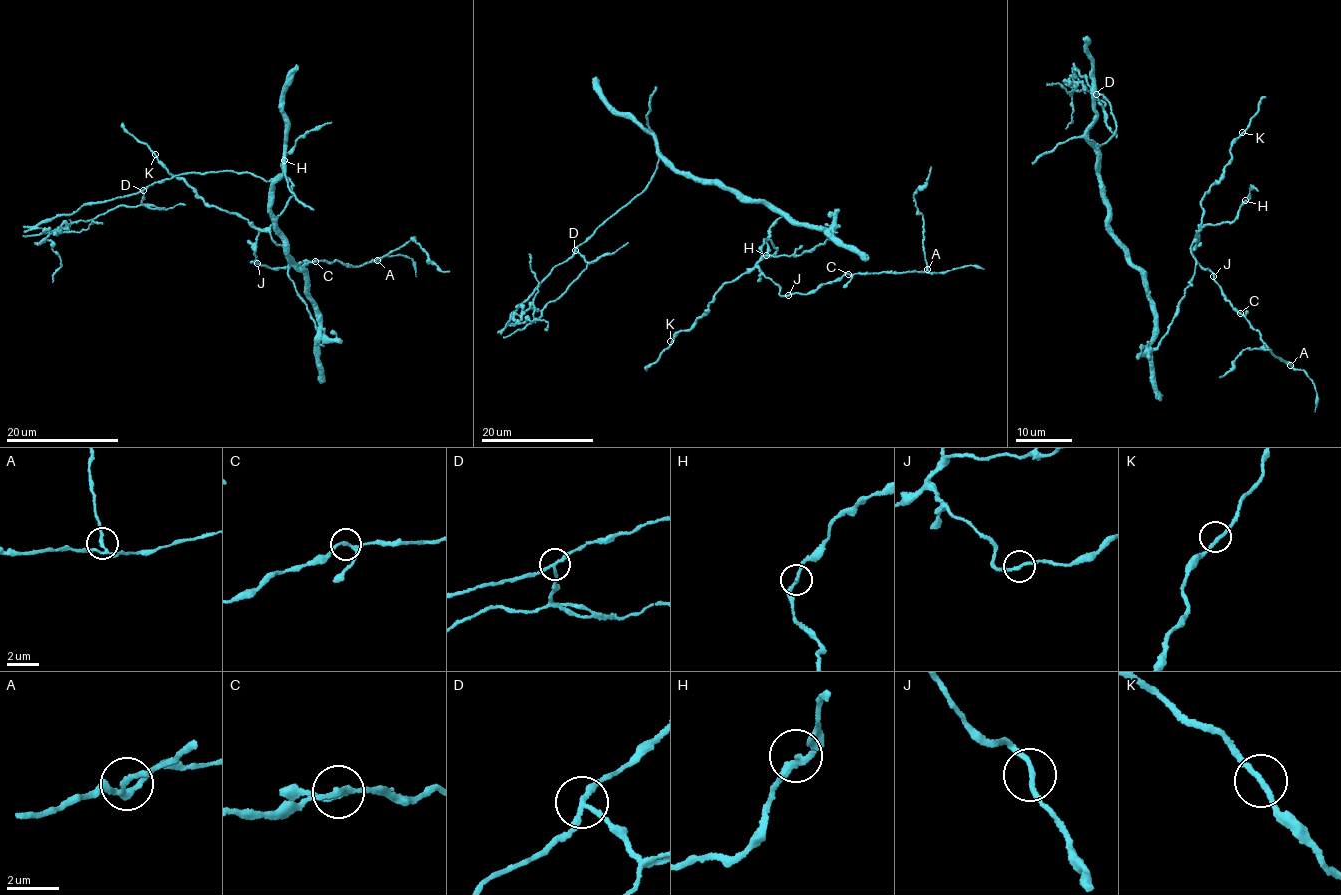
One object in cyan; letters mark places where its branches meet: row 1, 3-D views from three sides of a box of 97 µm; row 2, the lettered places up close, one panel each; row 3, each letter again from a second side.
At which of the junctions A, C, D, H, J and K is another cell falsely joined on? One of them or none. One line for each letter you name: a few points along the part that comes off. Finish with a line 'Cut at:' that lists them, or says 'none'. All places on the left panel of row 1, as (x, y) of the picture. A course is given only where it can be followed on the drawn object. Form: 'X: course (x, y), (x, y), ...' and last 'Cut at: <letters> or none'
D: course (143, 190), (135, 206), (122, 206), (49, 234), (46, 239), (61, 266), (52, 282)
Cut at: D

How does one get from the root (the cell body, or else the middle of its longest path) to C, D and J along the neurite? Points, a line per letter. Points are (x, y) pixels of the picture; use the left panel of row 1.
C: (310, 299), (319, 335), (290, 278), (283, 247), (259, 231), (252, 262), (272, 268), (315, 261)
D: (310, 299), (308, 276), (283, 247), (283, 233), (269, 208), (267, 180), (231, 171), (182, 173), (143, 190)
J: (310, 299), (319, 335), (290, 278), (283, 247), (264, 231), (259, 231), (256, 260), (251, 262), (257, 263)

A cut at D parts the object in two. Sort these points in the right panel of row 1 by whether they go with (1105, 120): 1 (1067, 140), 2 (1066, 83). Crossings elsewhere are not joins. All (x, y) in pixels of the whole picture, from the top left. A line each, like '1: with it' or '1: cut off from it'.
1: cut off from it
2: with it

